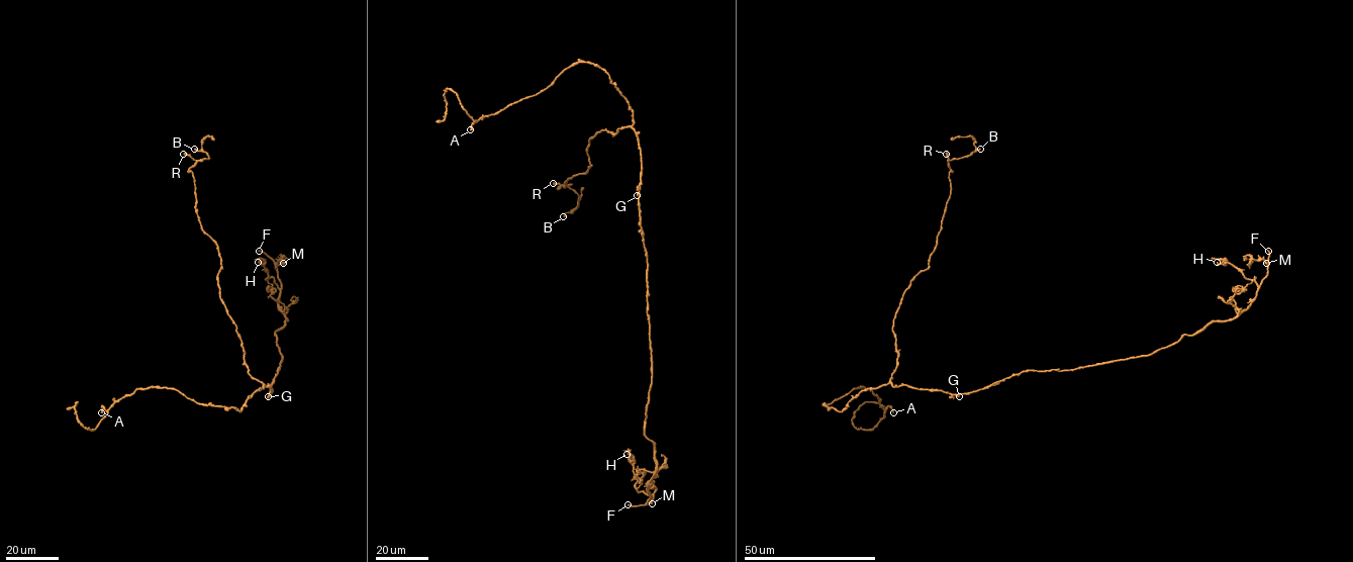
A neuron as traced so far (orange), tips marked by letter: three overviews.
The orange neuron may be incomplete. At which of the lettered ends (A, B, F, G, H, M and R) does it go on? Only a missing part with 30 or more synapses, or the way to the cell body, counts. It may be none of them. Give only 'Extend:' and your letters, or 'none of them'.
Extend: F

